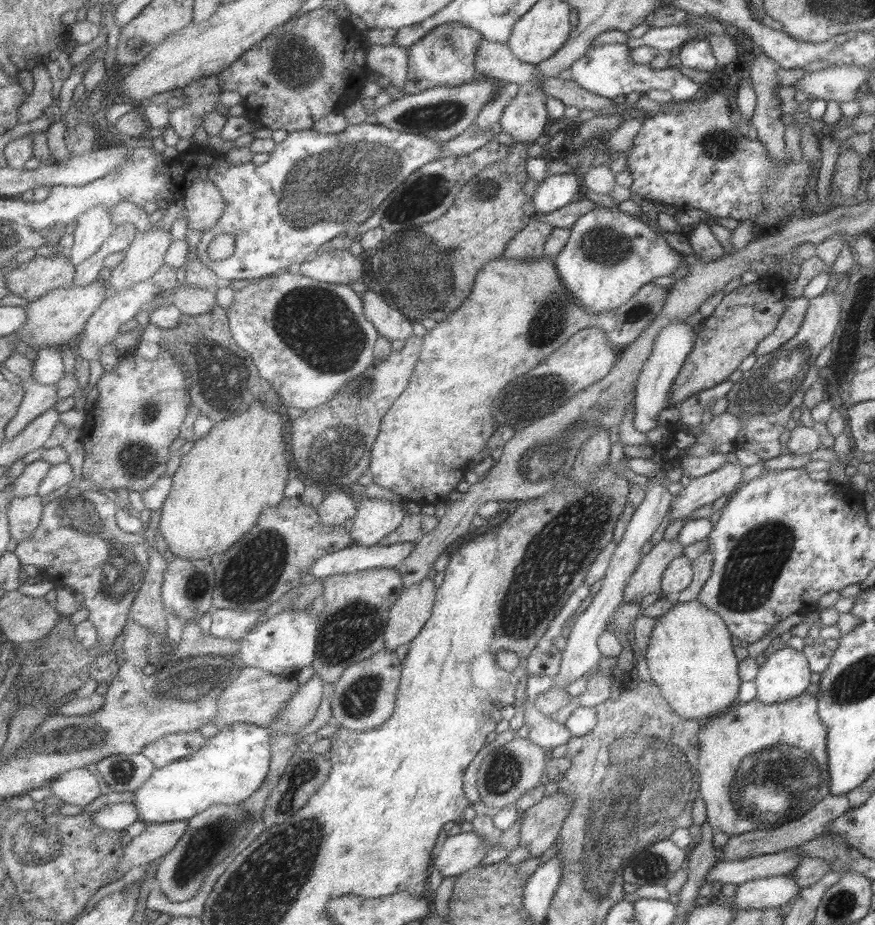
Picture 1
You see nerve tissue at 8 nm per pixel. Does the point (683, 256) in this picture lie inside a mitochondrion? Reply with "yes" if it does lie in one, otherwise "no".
no

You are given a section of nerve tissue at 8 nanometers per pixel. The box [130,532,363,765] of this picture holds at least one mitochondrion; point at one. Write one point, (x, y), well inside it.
(192, 683)

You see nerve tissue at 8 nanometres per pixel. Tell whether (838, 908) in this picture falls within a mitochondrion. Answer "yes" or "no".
yes

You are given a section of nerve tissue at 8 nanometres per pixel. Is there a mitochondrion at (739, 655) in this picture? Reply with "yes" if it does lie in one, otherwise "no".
no

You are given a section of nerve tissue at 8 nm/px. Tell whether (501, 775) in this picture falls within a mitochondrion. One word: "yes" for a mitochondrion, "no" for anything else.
yes

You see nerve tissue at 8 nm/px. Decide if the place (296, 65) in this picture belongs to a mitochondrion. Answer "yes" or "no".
yes

